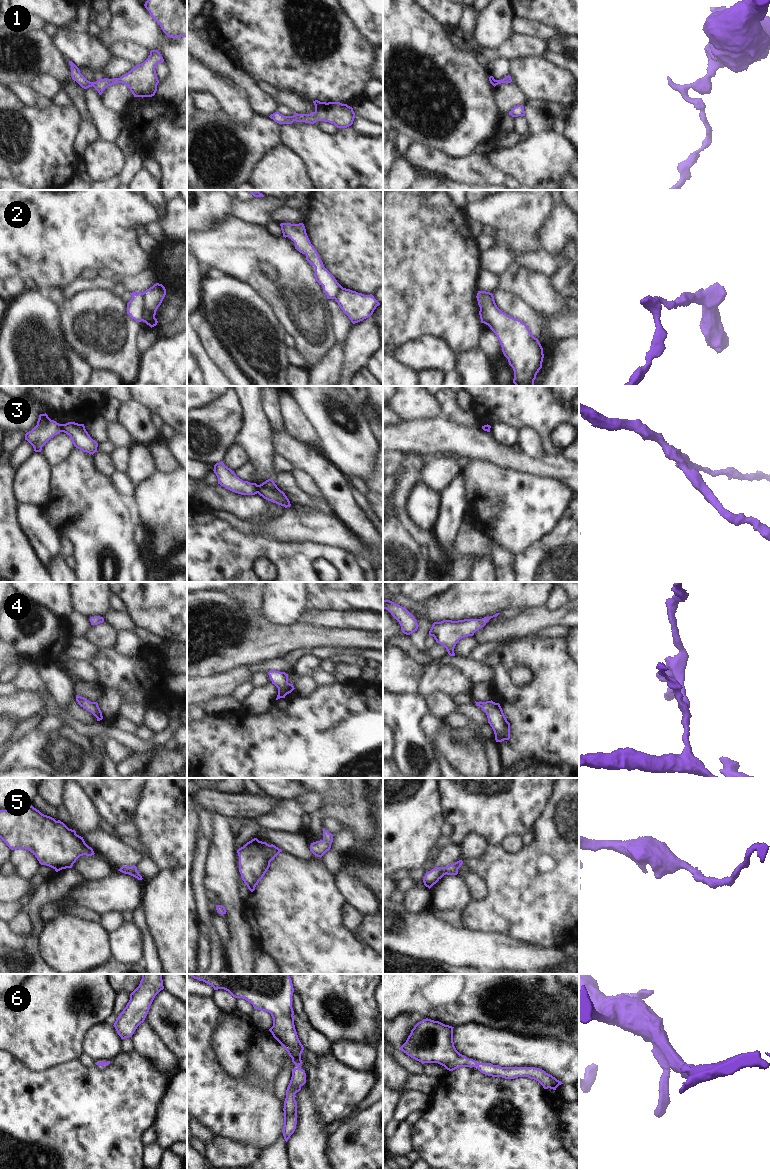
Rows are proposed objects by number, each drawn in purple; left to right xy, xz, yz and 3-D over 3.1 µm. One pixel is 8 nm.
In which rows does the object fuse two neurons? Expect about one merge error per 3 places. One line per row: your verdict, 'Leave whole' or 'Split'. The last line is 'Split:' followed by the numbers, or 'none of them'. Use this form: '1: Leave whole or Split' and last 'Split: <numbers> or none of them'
1: Leave whole
2: Split
3: Split
4: Leave whole
5: Leave whole
6: Leave whole
Split: 2, 3

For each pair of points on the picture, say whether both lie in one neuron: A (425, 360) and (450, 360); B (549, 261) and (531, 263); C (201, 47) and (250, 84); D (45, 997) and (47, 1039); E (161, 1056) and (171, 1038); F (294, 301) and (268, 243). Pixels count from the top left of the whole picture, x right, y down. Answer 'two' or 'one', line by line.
A: one
B: one
C: one
D: one
E: two
F: one

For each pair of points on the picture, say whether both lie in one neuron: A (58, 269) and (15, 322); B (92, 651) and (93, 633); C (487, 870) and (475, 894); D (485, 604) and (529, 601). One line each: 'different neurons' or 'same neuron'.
A: different neurons
B: different neurons
C: different neurons
D: same neuron

